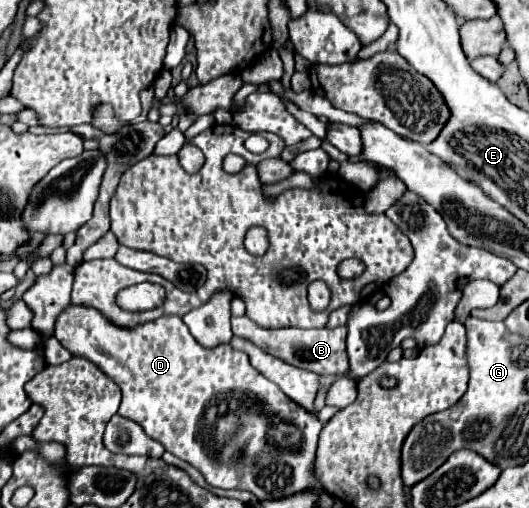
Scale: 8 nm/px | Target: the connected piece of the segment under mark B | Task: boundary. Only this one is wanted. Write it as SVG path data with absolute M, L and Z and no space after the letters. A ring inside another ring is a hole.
M247 316L231 317L231 328L234 336L241 336L251 340L255 346L265 350L267 354L273 354L297 368L311 370L319 376L327 374L343 374L345 368L349 366L349 356L345 350L345 326L327 330L303 330L303 328L277 328L277 330L267 330L257 326L253 320Z

